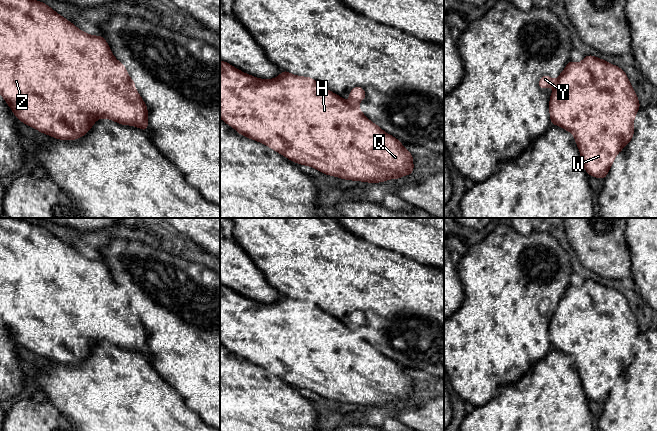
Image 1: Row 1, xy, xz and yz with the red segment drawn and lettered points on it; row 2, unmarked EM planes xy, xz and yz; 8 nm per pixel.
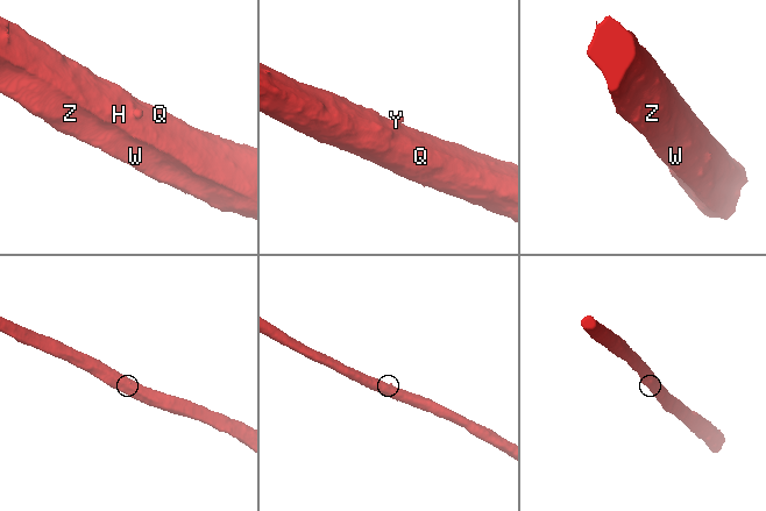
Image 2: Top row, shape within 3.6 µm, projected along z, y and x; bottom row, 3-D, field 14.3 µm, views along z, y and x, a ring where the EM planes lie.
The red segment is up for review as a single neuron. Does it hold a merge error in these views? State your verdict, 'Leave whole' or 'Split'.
Leave whole

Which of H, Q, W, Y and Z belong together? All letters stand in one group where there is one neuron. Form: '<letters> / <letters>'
H Q W Y Z

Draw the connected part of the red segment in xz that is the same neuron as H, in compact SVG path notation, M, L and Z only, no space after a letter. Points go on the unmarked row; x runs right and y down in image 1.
M220 284L220 342L240 359L326 399L378 407L412 398L413 379L359 333L358 327L366 321L362 311L349 316L348 327L311 301L282 295L278 301L264 304Z

